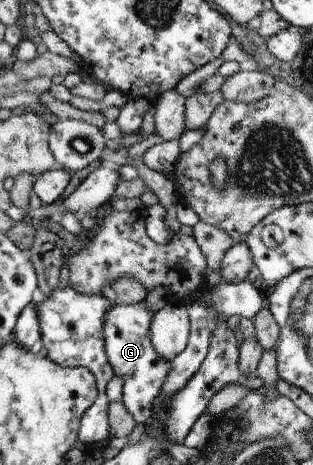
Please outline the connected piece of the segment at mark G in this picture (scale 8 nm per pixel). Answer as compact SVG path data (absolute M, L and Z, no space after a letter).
M145 302L139 304L113 304L111 310L105 316L105 351L109 365L123 380L122 400L125 408L131 412L131 416L137 419L146 419L150 415L150 408L159 390L171 370L169 361L163 360L151 346L149 338L149 326L153 320L153 314Z

